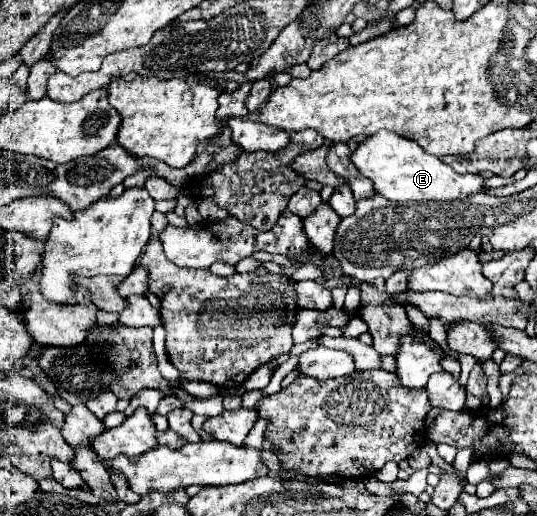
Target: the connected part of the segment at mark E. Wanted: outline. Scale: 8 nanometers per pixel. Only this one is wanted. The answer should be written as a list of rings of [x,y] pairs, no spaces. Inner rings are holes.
[[[379,130],[351,152],[355,168],[373,182],[375,192],[395,202],[421,202],[421,200],[455,200],[467,198],[485,186],[479,174],[459,174],[451,166],[443,164],[437,156],[427,154],[419,144],[397,136],[395,132]]]

